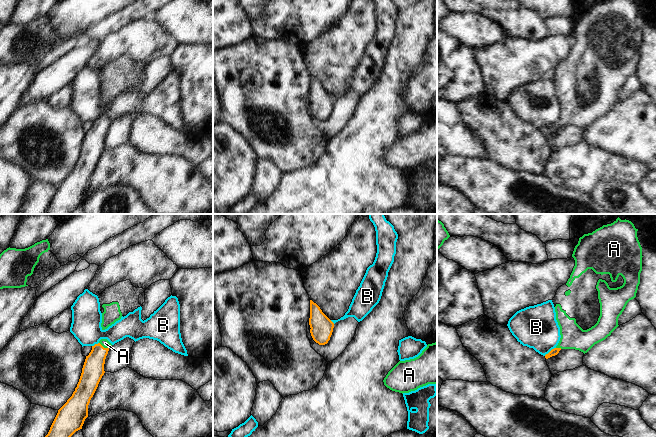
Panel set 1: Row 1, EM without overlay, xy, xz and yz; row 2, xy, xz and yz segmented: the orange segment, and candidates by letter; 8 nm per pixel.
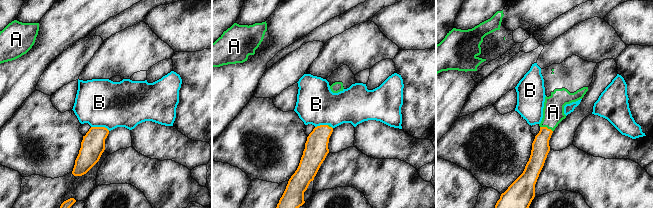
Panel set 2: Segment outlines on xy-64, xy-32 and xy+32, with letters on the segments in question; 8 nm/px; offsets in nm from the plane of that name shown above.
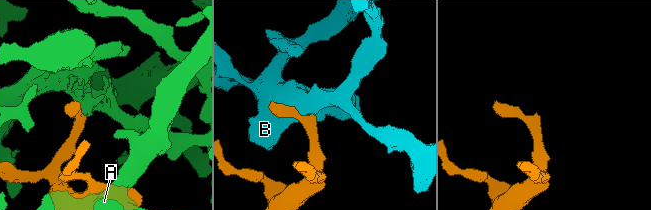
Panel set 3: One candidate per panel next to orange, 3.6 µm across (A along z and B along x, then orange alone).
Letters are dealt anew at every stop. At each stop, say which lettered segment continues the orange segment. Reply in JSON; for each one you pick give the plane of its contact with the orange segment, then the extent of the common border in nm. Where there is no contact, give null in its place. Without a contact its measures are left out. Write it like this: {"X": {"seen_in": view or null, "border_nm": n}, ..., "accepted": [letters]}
{"A": {"seen_in": "xy", "border_nm": 90}, "accepted": ["A"]}

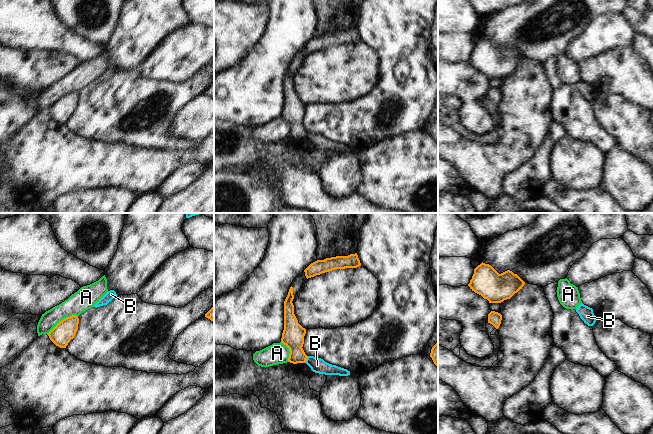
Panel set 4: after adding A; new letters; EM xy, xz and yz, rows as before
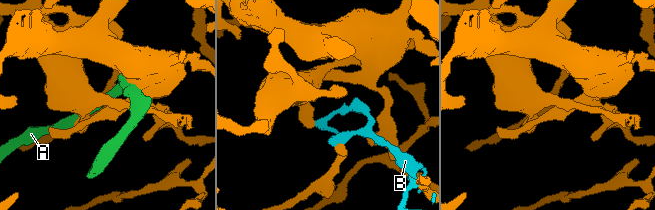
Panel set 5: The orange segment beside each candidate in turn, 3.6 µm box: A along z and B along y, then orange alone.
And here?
{"accepted": []}

